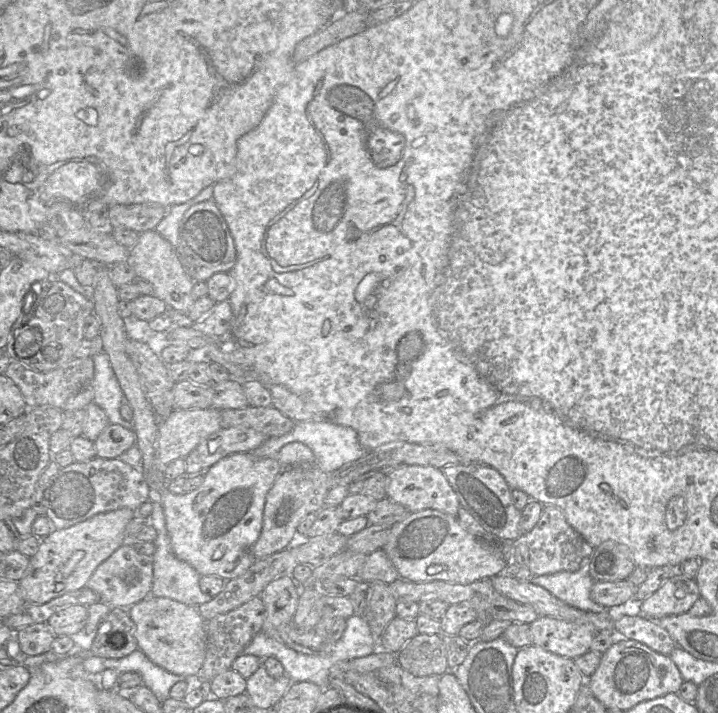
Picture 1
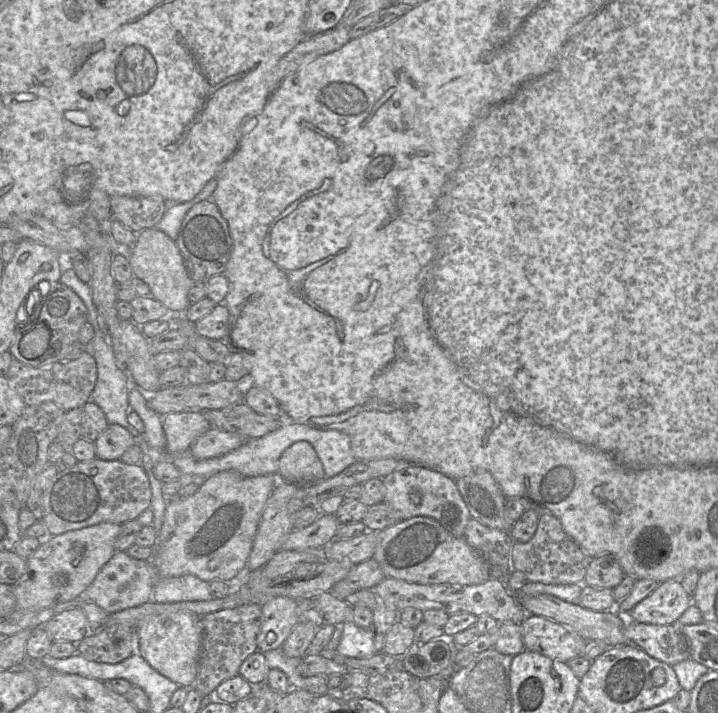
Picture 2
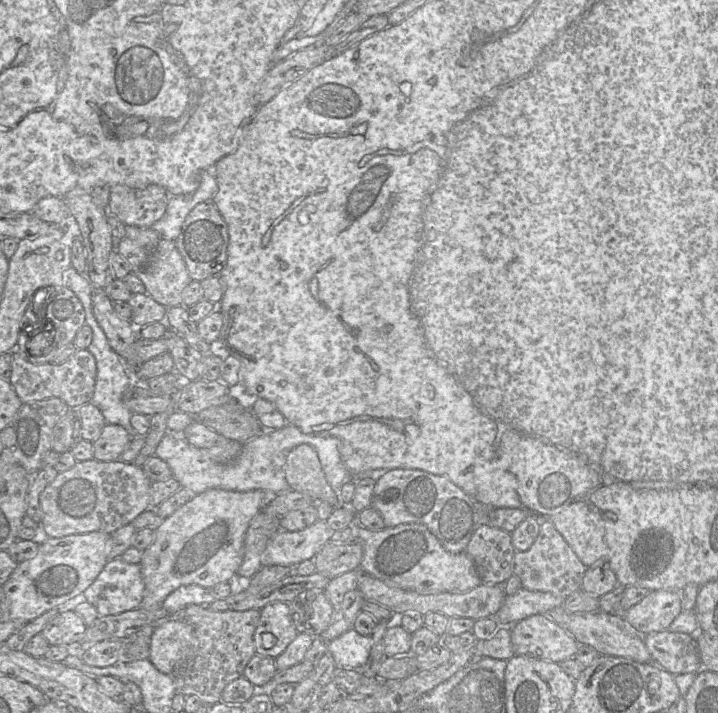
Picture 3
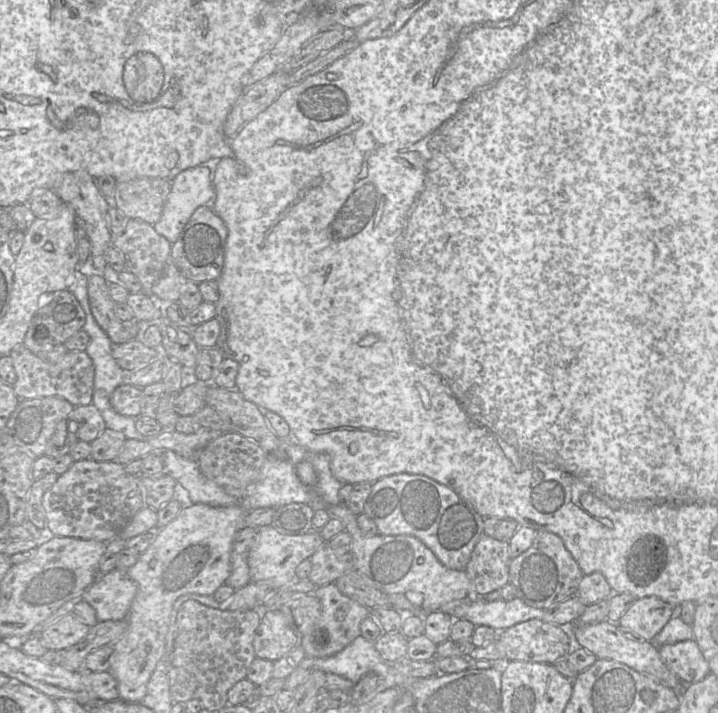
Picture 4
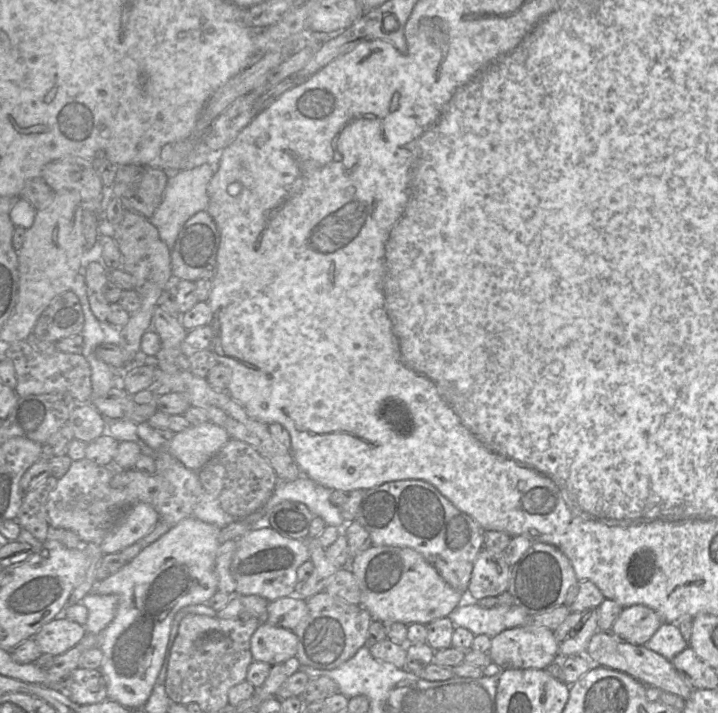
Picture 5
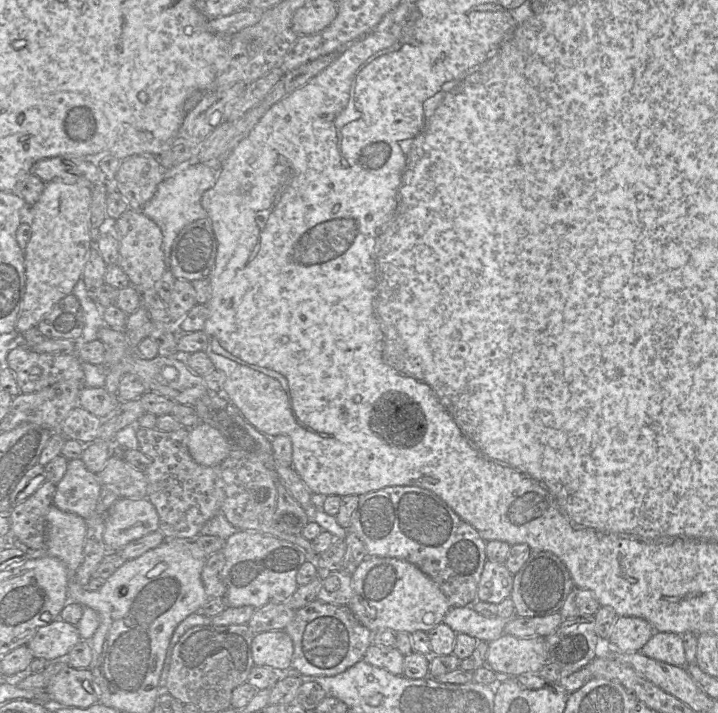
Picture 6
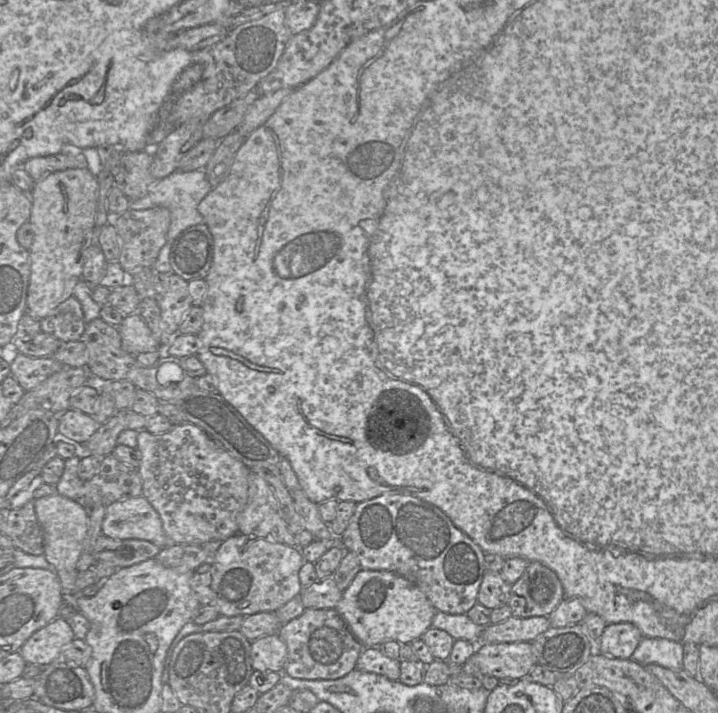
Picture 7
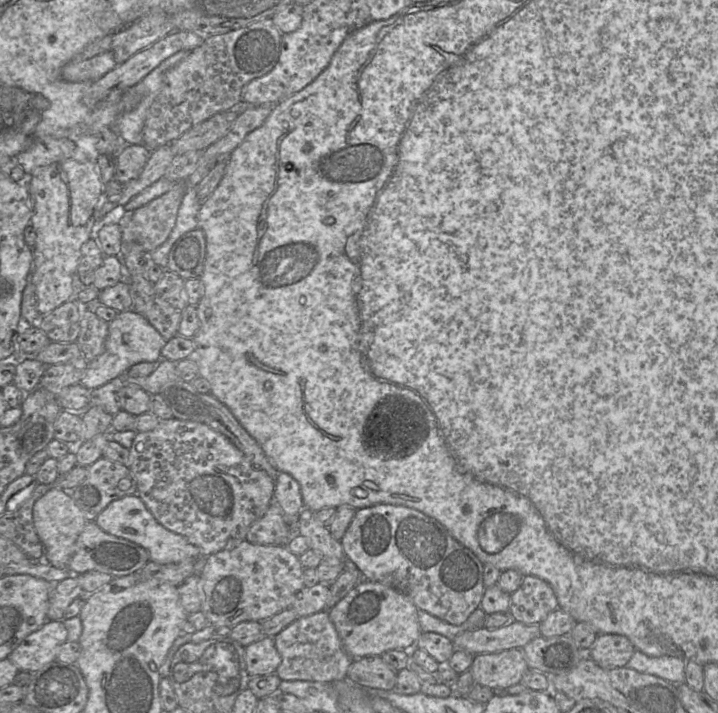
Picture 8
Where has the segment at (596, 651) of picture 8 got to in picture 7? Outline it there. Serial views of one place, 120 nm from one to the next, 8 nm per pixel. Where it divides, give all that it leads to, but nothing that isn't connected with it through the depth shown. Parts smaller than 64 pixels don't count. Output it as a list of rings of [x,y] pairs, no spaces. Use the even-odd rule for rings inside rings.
[[[631,622],[607,624],[597,642],[597,650],[605,656],[631,659],[642,638],[641,630]]]

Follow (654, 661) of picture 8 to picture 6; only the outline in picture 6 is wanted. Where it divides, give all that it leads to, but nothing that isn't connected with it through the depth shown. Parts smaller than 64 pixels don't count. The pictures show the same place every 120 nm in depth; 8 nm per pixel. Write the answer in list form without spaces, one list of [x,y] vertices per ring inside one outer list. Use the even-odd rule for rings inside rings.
[[[654,632],[641,649],[645,656],[670,665],[685,667],[686,656],[682,638],[674,632]]]

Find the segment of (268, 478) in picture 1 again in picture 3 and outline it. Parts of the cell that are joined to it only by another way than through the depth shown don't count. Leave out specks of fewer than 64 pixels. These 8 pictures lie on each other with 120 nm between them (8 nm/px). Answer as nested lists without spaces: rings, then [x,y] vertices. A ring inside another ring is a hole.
[[[218,488],[193,494],[191,499],[179,507],[169,517],[159,520],[155,525],[155,536],[150,546],[143,551],[140,562],[145,584],[140,608],[162,607],[163,601],[174,590],[183,585],[197,584],[212,589],[222,582],[237,577],[237,571],[243,560],[244,539],[251,520],[264,509],[265,491],[247,492],[229,491]]]

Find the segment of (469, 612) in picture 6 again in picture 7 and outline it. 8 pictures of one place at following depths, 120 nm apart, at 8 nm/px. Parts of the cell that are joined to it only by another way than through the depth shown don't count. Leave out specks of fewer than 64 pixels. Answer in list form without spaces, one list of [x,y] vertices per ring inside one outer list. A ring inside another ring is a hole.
[[[437,611],[432,619],[432,628],[449,633],[455,640],[477,642],[486,626],[474,623],[467,614],[449,614]]]

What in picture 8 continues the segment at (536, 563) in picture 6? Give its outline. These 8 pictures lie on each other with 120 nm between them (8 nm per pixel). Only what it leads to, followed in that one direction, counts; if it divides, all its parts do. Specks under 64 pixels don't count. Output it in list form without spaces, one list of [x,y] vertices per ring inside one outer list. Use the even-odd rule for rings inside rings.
[[[523,576],[519,588],[511,594],[511,620],[525,624],[540,624],[559,607],[552,586],[537,576]]]

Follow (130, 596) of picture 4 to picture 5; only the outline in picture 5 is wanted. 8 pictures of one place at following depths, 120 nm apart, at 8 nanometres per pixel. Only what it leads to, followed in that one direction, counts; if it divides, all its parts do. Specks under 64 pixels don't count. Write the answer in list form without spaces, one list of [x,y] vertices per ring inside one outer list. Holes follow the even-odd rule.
[[[87,594],[81,603],[88,610],[85,628],[88,633],[99,635],[112,622],[118,607],[116,595]]]

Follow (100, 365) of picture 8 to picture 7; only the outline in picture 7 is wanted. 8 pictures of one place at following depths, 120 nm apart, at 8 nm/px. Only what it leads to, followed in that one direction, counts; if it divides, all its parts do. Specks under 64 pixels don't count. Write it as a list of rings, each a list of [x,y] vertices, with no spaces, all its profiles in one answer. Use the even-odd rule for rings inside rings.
[[[137,312],[123,316],[118,329],[123,350],[135,357],[140,353],[163,350],[163,347],[154,338],[150,328]]]

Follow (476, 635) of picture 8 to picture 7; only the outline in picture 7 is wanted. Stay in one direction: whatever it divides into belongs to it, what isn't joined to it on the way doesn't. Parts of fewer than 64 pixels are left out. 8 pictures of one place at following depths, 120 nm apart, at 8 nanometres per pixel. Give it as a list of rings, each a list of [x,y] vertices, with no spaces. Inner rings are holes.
[[[548,616],[515,617],[504,622],[489,624],[481,634],[479,643],[532,642],[551,627]]]

